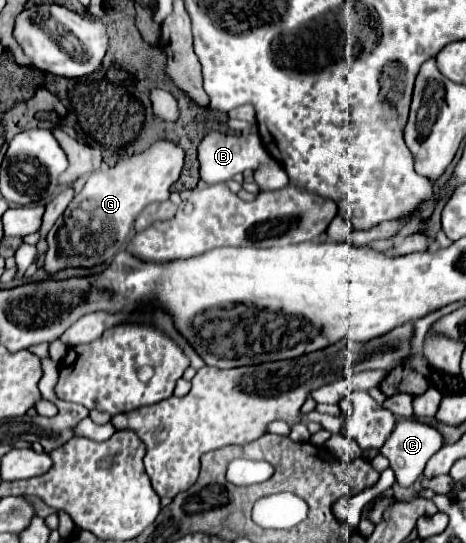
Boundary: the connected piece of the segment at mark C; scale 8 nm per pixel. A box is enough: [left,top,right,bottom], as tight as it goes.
[378,418,442,488]

